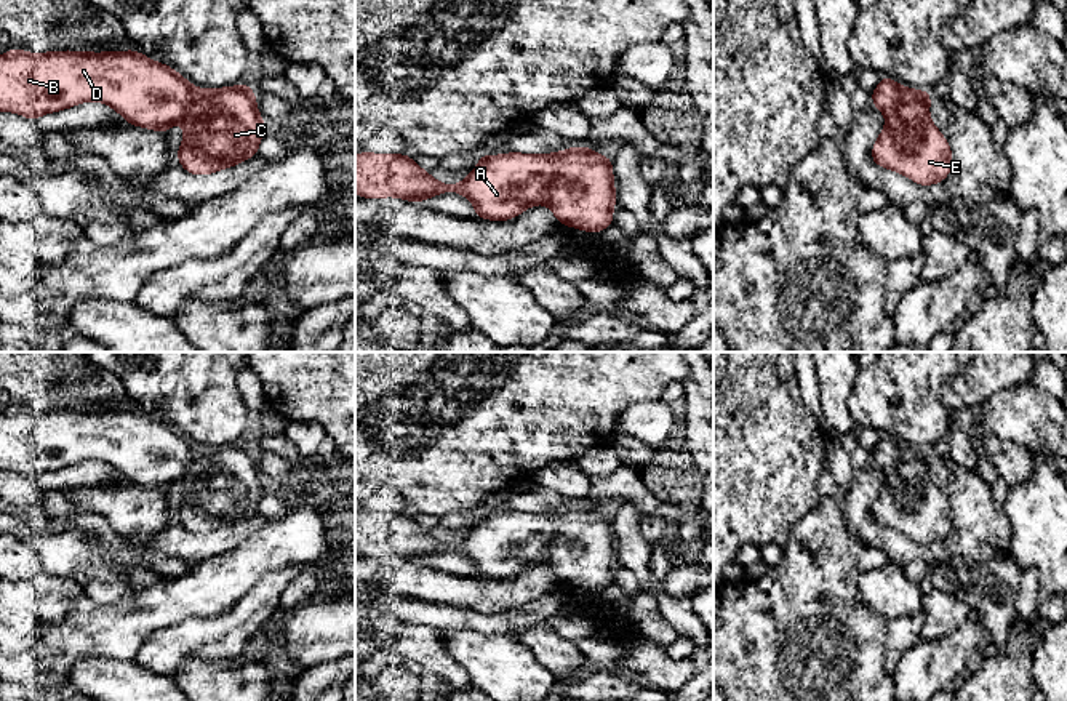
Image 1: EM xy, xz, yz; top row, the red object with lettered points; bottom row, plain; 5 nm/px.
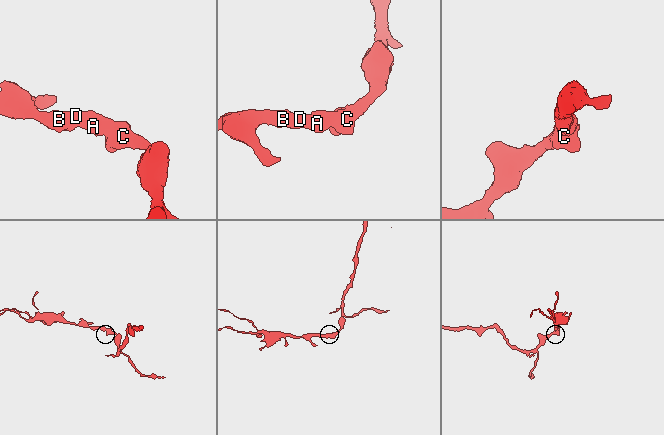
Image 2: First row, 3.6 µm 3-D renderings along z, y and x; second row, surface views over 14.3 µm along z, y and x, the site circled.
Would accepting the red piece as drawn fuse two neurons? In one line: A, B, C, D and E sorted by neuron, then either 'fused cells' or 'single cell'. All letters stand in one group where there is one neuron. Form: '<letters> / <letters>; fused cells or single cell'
A B C D E; single cell

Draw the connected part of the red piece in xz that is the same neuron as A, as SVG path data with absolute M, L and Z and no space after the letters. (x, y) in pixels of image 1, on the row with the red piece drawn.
M587 146L541 155L482 154L478 165L458 184L443 184L434 179L408 154L363 150L355 155L355 192L362 198L397 197L414 203L445 192L458 192L472 202L477 218L491 221L514 219L530 206L542 203L563 226L598 234L613 224L616 206L613 162Z

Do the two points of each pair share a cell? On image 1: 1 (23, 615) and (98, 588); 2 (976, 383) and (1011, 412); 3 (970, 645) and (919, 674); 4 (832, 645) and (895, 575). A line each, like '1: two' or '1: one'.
1: two
2: two
3: one
4: two

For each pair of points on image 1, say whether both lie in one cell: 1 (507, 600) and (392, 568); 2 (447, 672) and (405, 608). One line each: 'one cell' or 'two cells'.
1: one cell
2: two cells

